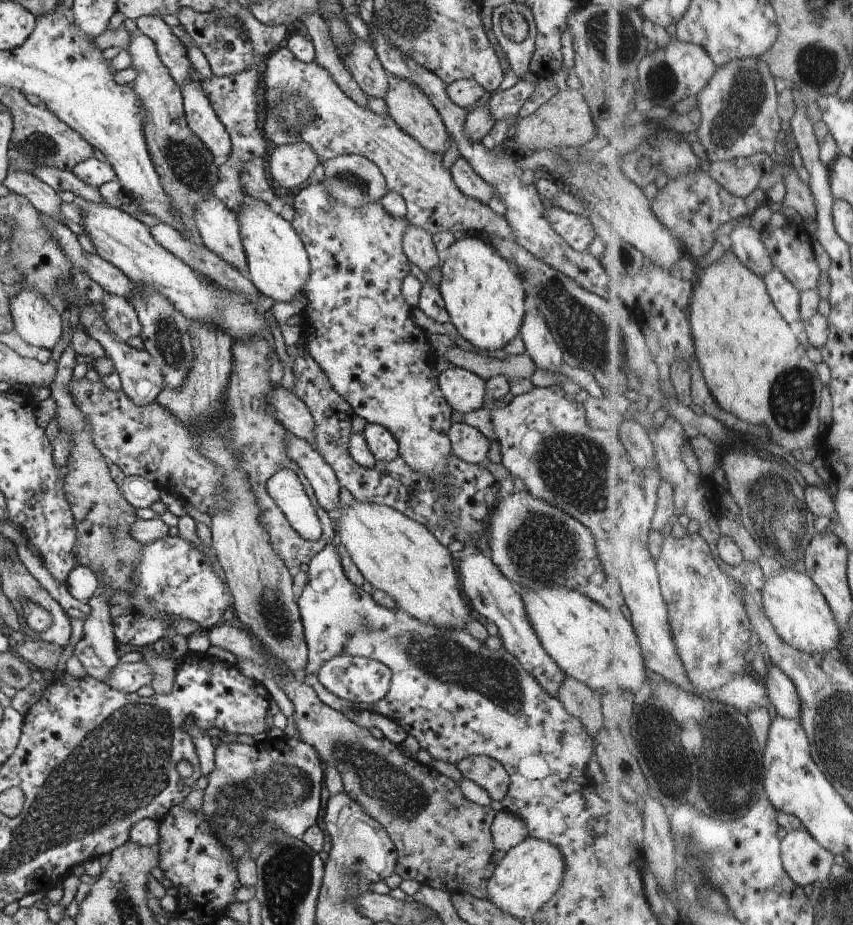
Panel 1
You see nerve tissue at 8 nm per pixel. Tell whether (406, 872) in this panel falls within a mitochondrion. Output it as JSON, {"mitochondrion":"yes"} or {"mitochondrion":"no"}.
{"mitochondrion":"no"}

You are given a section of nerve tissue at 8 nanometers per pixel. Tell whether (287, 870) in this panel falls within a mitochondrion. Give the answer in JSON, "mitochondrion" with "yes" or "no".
{"mitochondrion":"yes"}

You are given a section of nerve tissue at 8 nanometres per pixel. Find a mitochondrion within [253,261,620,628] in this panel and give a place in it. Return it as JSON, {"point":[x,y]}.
{"point":[572,468]}

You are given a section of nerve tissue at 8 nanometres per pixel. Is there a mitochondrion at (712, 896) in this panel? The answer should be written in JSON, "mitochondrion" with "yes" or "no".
{"mitochondrion":"yes"}

